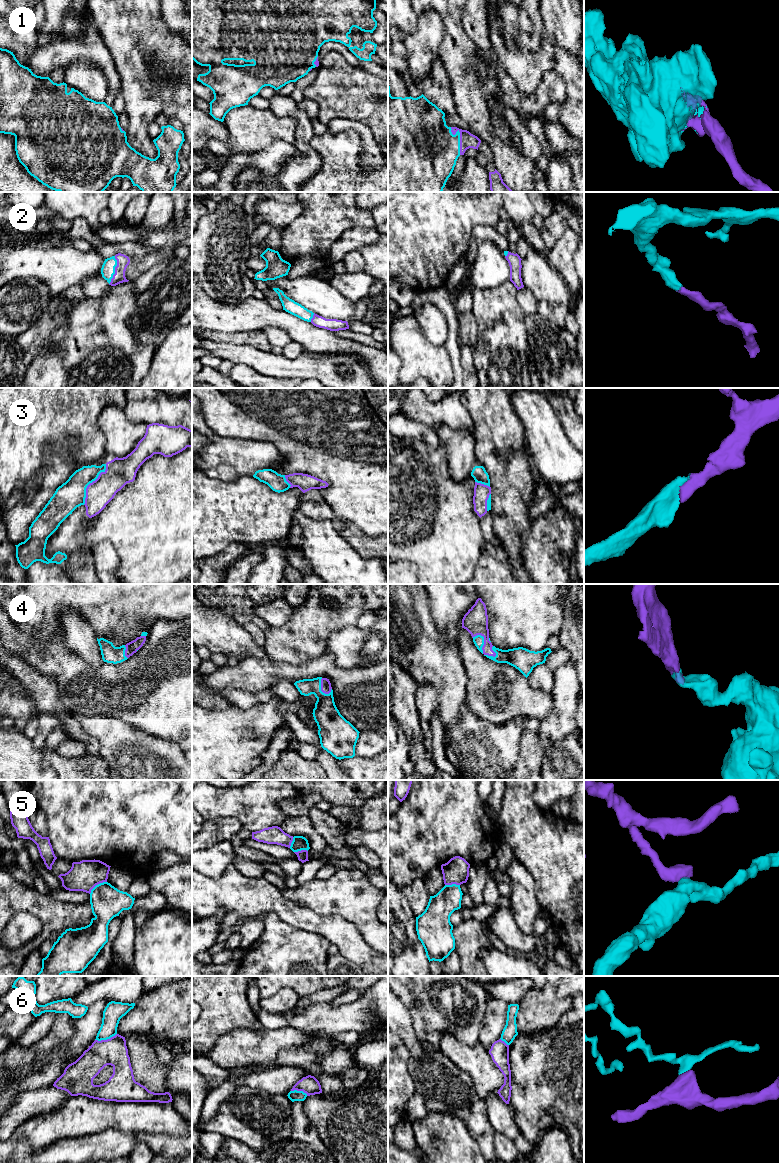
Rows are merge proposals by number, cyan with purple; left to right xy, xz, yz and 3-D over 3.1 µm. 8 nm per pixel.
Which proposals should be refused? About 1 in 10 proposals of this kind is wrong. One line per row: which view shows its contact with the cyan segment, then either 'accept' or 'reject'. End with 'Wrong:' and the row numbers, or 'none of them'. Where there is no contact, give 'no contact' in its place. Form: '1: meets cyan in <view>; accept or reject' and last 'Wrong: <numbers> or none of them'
1: meets cyan in yz; accept
2: meets cyan in xy; accept
3: meets cyan in xy; accept
4: meets cyan in yz; accept
5: meets cyan in xy; reject
6: meets cyan in xy; reject
Wrong: 5, 6

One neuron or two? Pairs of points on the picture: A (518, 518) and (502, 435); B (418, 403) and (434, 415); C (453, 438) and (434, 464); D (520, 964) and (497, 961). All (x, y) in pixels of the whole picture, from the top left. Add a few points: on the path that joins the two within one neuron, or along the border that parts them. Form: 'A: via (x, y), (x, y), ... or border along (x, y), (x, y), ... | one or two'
A: via (511, 497), (511, 482), (496, 466), (490, 456) | one
B: via (422, 407), (430, 413) | one
C: border along (440, 444), (445, 451), (450, 472) | two
D: via (514, 964), (503, 964) | one

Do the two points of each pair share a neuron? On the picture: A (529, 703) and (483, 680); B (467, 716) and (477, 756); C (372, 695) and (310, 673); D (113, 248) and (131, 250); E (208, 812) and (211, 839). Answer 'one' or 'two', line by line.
A: one
B: one
C: one
D: one
E: two

